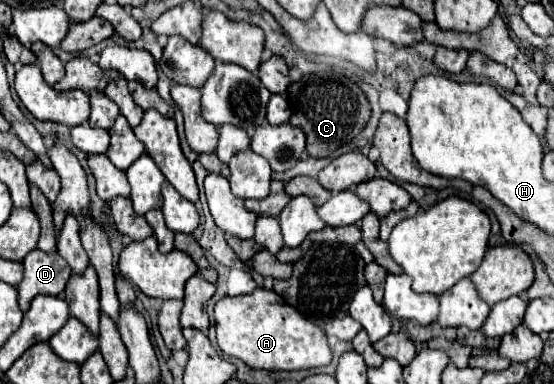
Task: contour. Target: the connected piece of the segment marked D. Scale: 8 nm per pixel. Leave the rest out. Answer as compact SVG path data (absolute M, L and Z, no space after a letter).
M30 251L24 257L24 279L18 285L18 303L22 311L28 311L30 301L36 295L60 295L72 275L72 269L58 253Z

